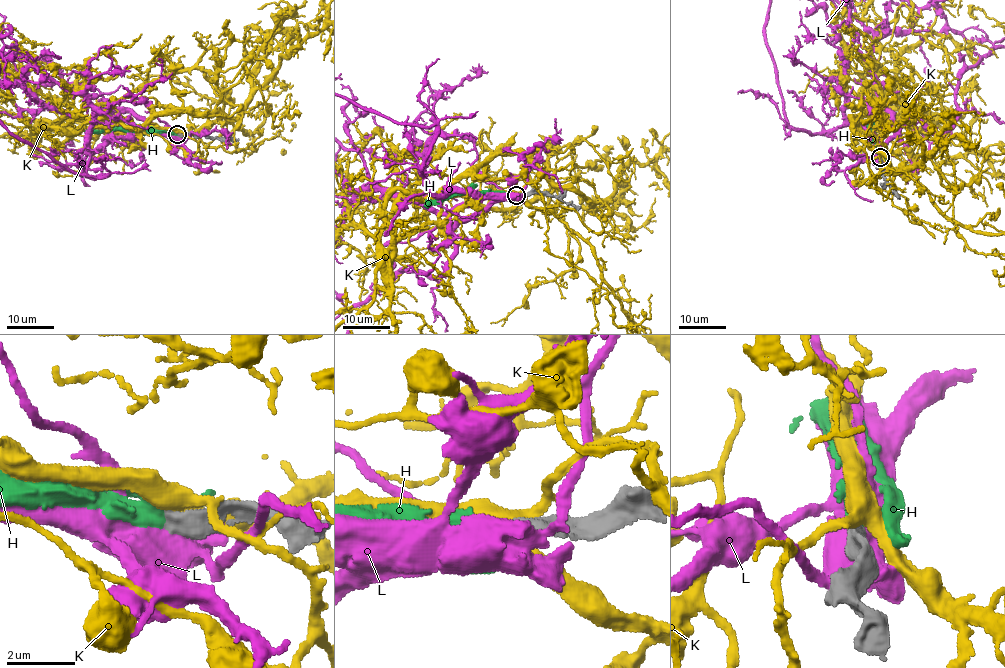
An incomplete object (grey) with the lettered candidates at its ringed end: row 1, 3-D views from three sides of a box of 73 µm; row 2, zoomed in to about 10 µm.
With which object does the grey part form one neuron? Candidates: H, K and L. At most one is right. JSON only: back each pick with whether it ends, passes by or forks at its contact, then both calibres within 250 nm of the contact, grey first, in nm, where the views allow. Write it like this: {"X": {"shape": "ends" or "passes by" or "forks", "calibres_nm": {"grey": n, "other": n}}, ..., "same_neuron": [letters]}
{"H": {"shape": "ends", "calibres_nm": {"grey": 500, "other": 420}}, "same_neuron": ["H"]}

